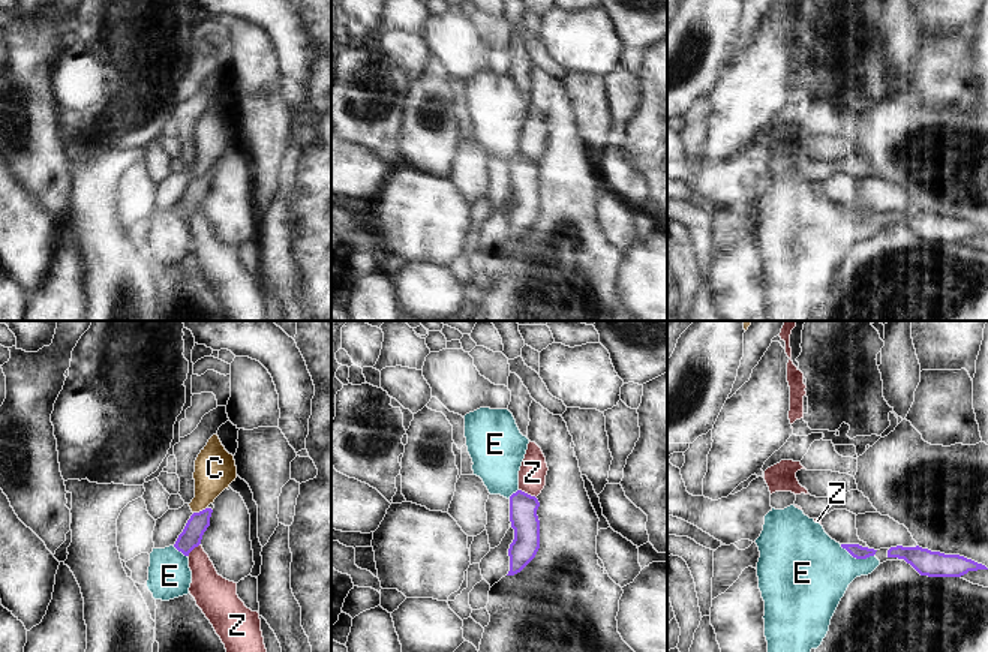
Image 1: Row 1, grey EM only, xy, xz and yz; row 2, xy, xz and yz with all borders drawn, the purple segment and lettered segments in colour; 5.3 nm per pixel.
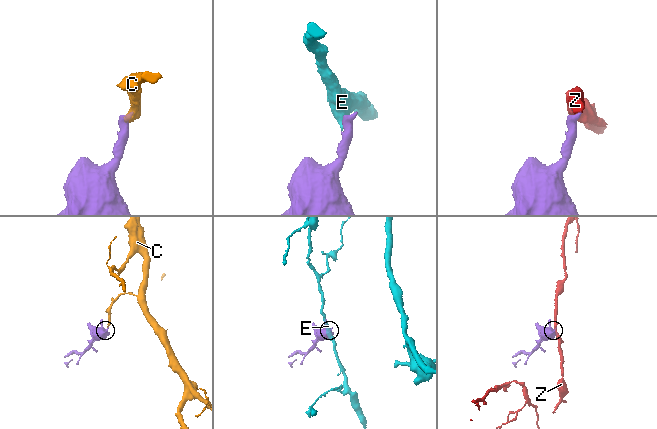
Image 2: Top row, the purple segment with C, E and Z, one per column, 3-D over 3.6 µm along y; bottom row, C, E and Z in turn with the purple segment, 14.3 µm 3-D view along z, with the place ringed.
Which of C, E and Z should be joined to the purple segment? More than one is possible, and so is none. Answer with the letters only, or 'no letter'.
no letter.

